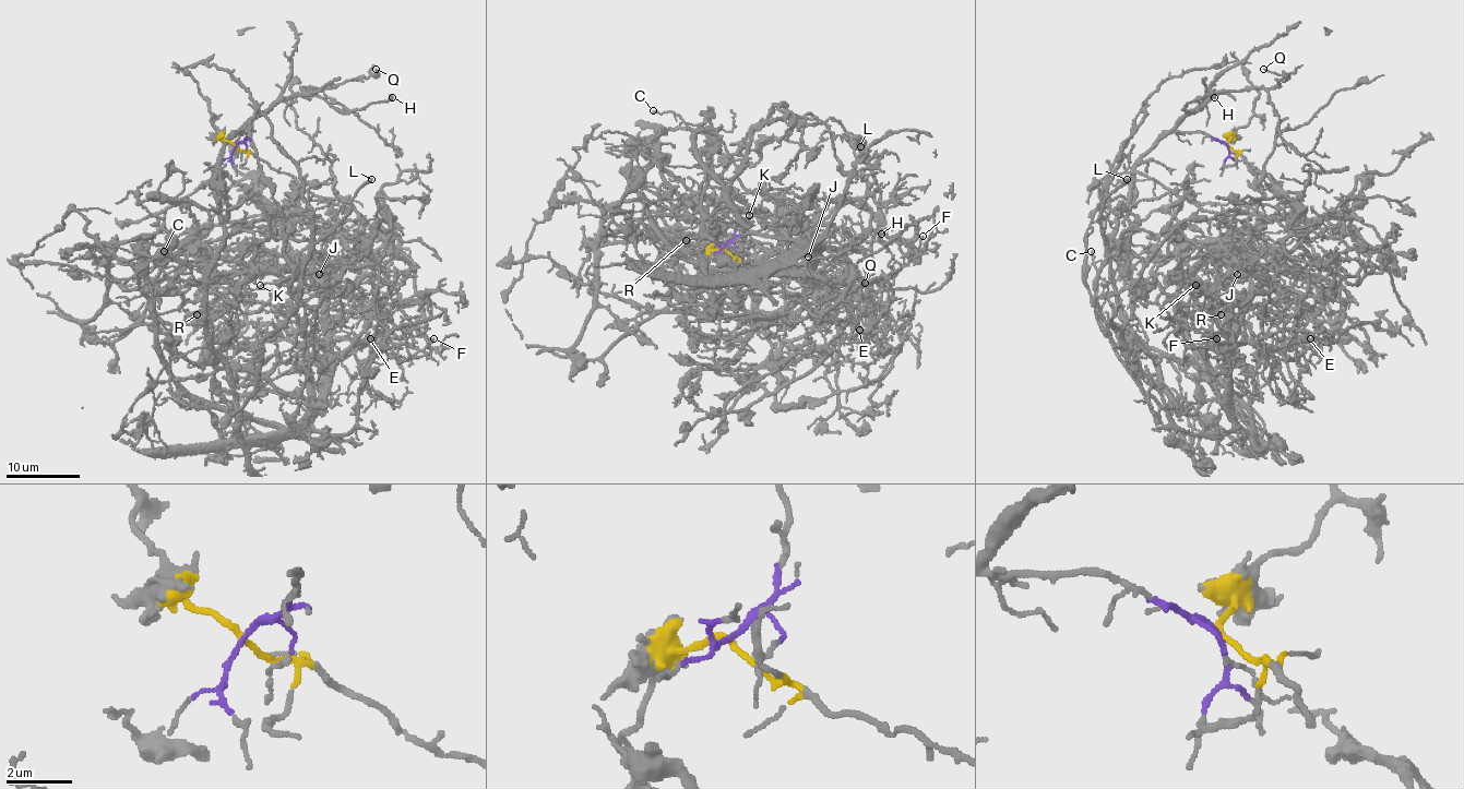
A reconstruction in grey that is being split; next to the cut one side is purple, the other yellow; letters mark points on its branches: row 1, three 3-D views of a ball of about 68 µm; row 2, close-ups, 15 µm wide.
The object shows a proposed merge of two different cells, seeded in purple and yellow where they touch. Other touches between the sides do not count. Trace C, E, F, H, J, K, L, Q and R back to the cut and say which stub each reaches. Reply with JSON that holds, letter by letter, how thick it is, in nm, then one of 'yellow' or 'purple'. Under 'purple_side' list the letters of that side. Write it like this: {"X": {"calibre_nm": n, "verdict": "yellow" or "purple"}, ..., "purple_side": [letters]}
{"C": {"calibre_nm": 170, "verdict": "purple"}, "E": {"calibre_nm": 130, "verdict": "yellow"}, "F": {"calibre_nm": 130, "verdict": "yellow"}, "H": {"calibre_nm": 170, "verdict": "purple"}, "J": {"calibre_nm": 80, "verdict": "yellow"}, "K": {"calibre_nm": 120, "verdict": "yellow"}, "L": {"calibre_nm": 280, "verdict": "purple"}, "Q": {"calibre_nm": 100, "verdict": "purple"}, "R": {"calibre_nm": 110, "verdict": "yellow"}, "purple_side": ["C", "H", "L", "Q"]}

